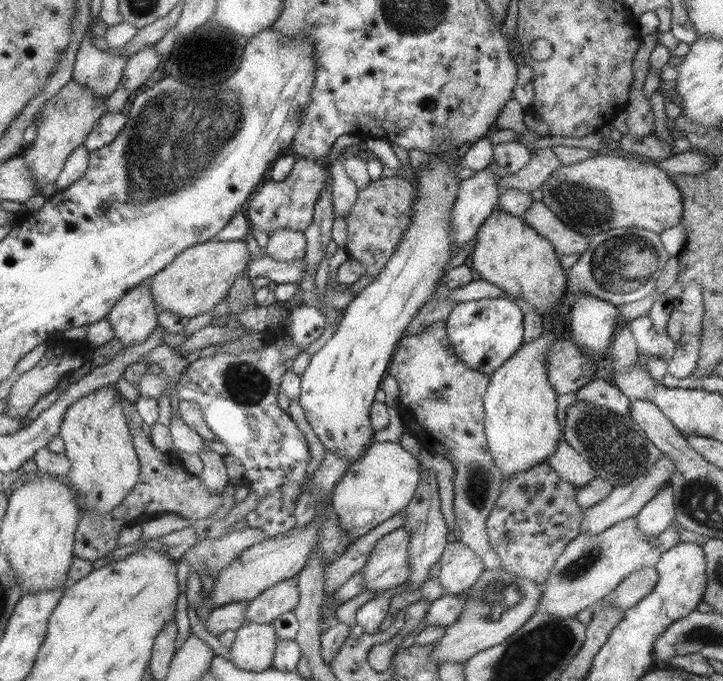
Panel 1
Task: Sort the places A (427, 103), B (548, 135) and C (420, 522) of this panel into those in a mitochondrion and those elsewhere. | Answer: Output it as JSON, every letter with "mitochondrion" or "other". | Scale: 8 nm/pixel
{"A":"other","B":"other","C":"mitochondrion"}

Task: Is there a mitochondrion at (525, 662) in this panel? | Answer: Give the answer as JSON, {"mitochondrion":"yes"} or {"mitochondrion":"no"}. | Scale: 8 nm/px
{"mitochondrion":"yes"}

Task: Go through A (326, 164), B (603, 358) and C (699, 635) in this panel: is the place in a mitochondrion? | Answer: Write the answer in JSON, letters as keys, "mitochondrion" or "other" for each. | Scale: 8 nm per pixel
{"A":"other","B":"other","C":"mitochondrion"}

